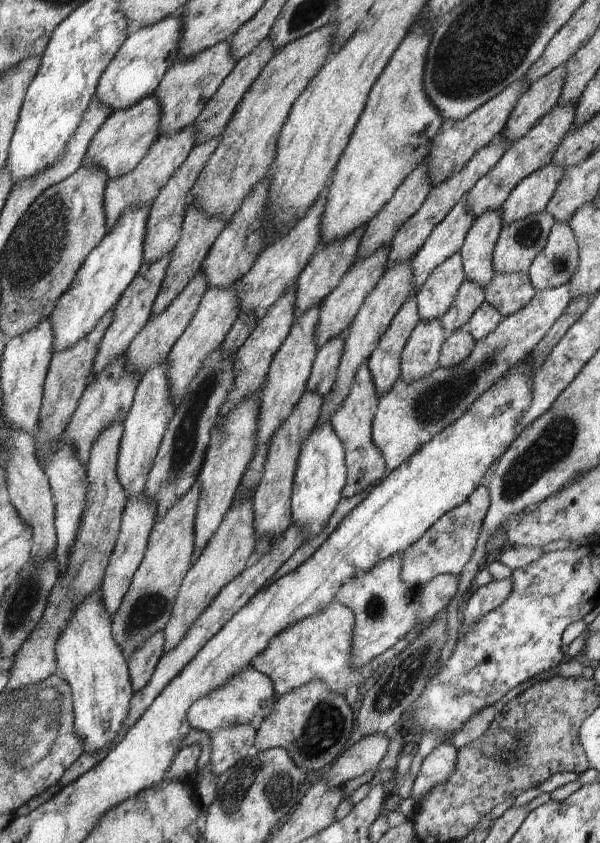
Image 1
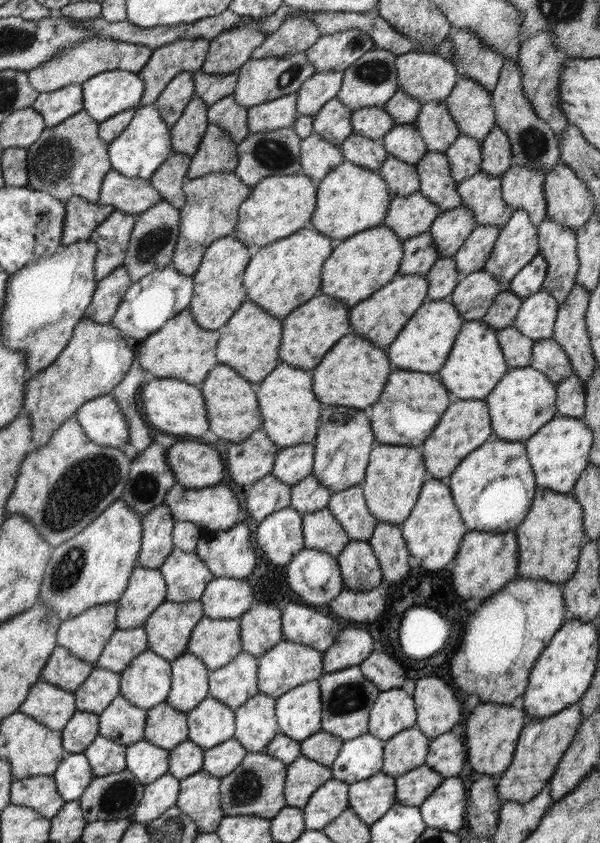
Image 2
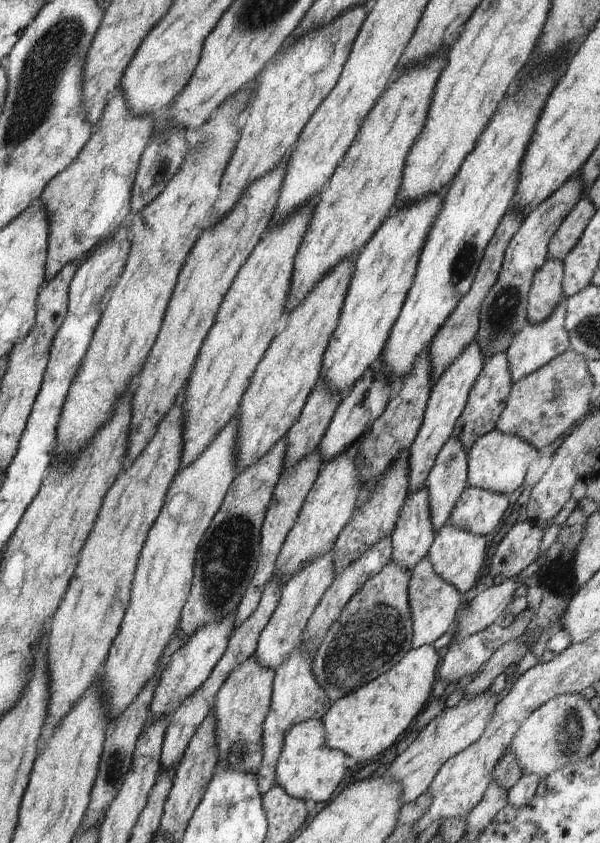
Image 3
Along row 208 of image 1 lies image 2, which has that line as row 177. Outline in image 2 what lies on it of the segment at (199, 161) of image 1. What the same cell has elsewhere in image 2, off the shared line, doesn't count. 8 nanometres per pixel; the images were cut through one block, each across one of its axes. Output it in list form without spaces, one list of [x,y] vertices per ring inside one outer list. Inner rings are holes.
[[[172,153],[149,178],[151,185],[160,193],[161,199],[168,201],[178,210],[186,204],[183,184],[187,179],[190,163],[190,155]]]

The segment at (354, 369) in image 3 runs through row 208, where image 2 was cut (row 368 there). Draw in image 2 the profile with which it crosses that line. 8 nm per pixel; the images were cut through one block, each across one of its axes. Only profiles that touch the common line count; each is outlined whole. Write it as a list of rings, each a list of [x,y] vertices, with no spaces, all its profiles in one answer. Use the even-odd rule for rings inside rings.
[[[449,299],[425,300],[403,326],[394,342],[386,348],[387,357],[395,369],[436,374],[453,349],[463,322]]]

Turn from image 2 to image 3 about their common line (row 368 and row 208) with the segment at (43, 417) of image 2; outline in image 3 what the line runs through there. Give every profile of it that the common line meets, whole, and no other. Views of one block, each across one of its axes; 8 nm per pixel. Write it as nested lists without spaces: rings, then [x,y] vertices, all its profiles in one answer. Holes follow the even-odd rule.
[[[116,89],[107,96],[98,126],[93,128],[84,148],[81,148],[78,156],[68,168],[50,179],[50,182],[44,187],[39,199],[45,206],[45,215],[49,224],[45,284],[46,281],[51,281],[69,262],[74,262],[80,254],[85,255],[90,248],[94,248],[94,244],[99,244],[121,226],[127,224],[130,217],[131,188],[142,153],[152,138],[154,119],[154,115],[141,117],[130,113],[121,90]]]

